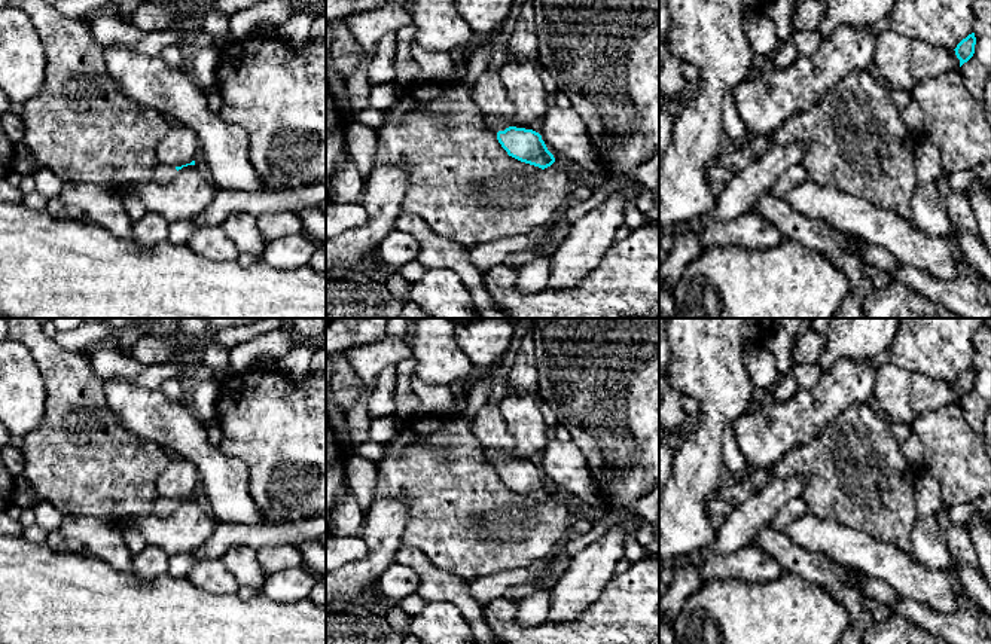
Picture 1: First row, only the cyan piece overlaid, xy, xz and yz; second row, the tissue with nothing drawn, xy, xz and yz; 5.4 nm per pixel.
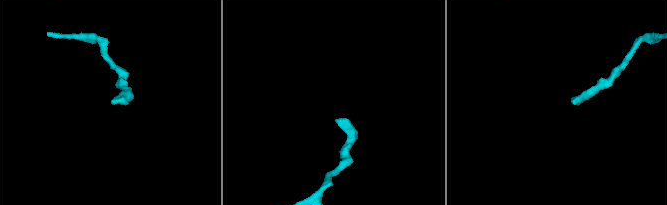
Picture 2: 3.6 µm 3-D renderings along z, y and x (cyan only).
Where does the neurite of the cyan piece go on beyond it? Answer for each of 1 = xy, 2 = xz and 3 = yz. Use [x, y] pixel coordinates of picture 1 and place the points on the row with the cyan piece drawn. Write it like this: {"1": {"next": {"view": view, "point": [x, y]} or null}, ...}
{"1": {"next": {"view": "xy", "point": [162, 173]}}, "2": {"next": {"view": "xz", "point": [494, 124]}}, "3": {"next": null}}

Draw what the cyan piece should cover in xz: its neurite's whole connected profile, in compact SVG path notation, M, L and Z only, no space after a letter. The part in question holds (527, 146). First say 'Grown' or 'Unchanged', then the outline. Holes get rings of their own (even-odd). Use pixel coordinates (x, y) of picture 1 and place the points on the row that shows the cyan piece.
Grown. M494 116L484 117L488 126L497 134L498 143L509 156L542 170L555 162L554 155L548 150L539 132L525 128L507 126Z

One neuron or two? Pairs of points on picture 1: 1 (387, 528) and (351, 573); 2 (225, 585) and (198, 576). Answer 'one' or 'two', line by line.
1: one
2: one

